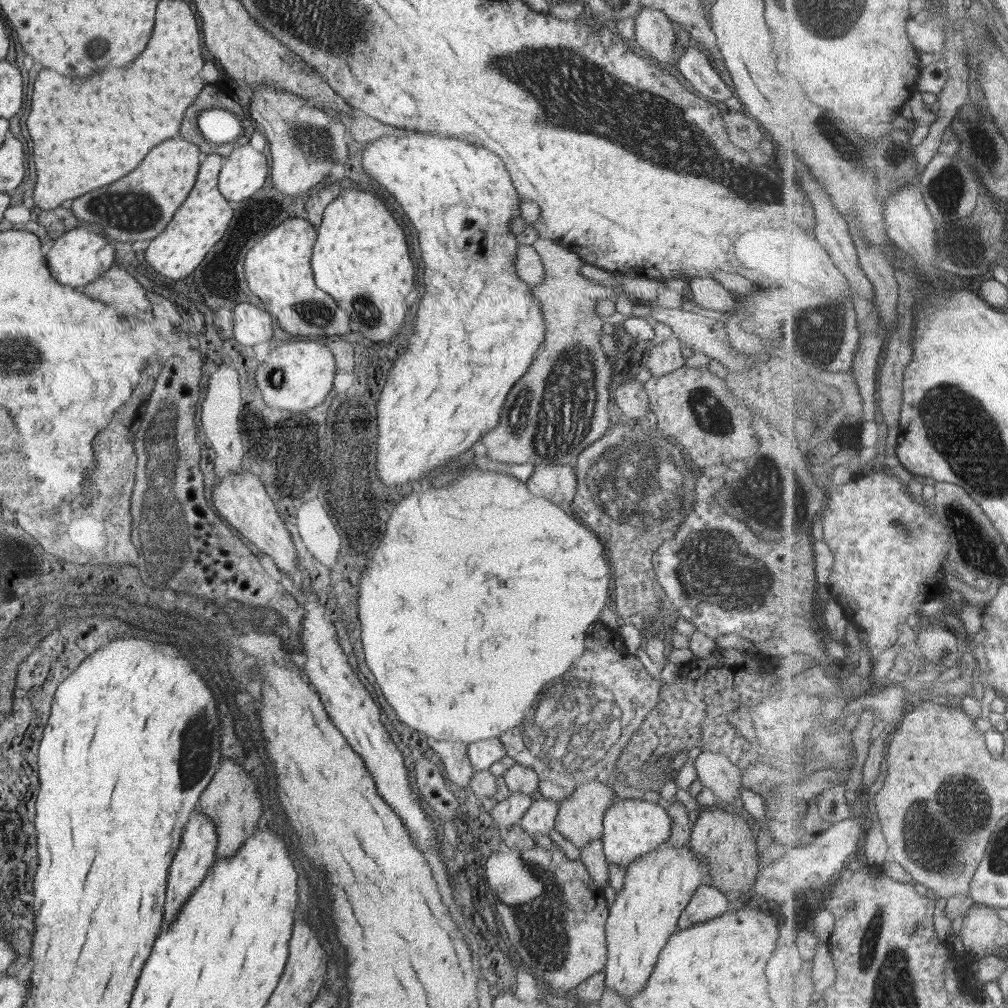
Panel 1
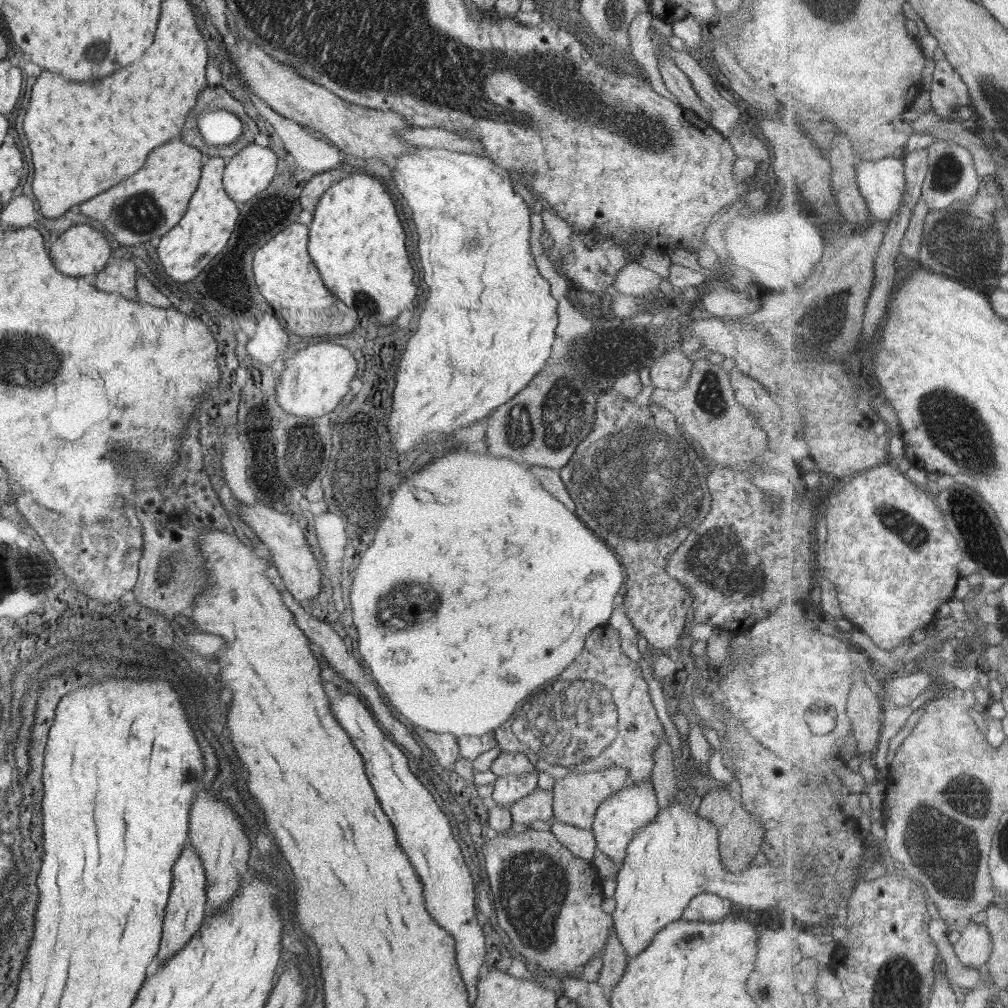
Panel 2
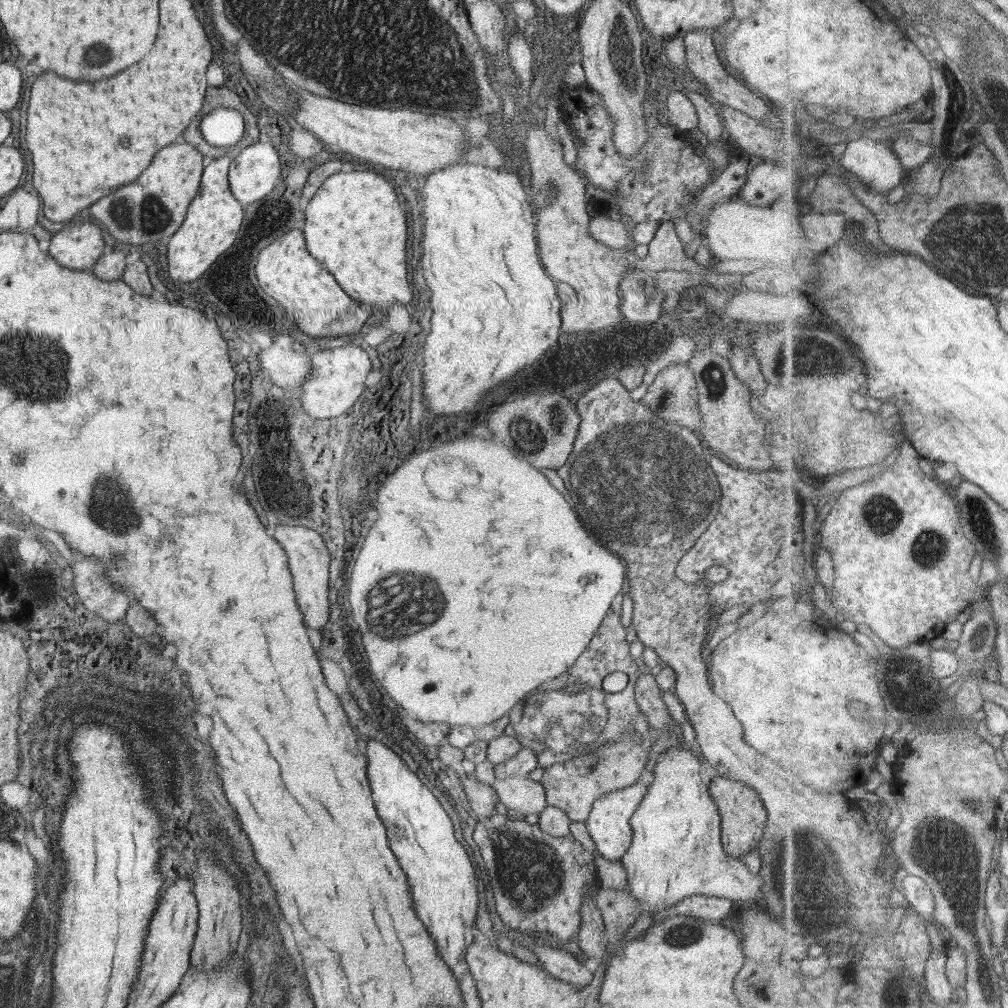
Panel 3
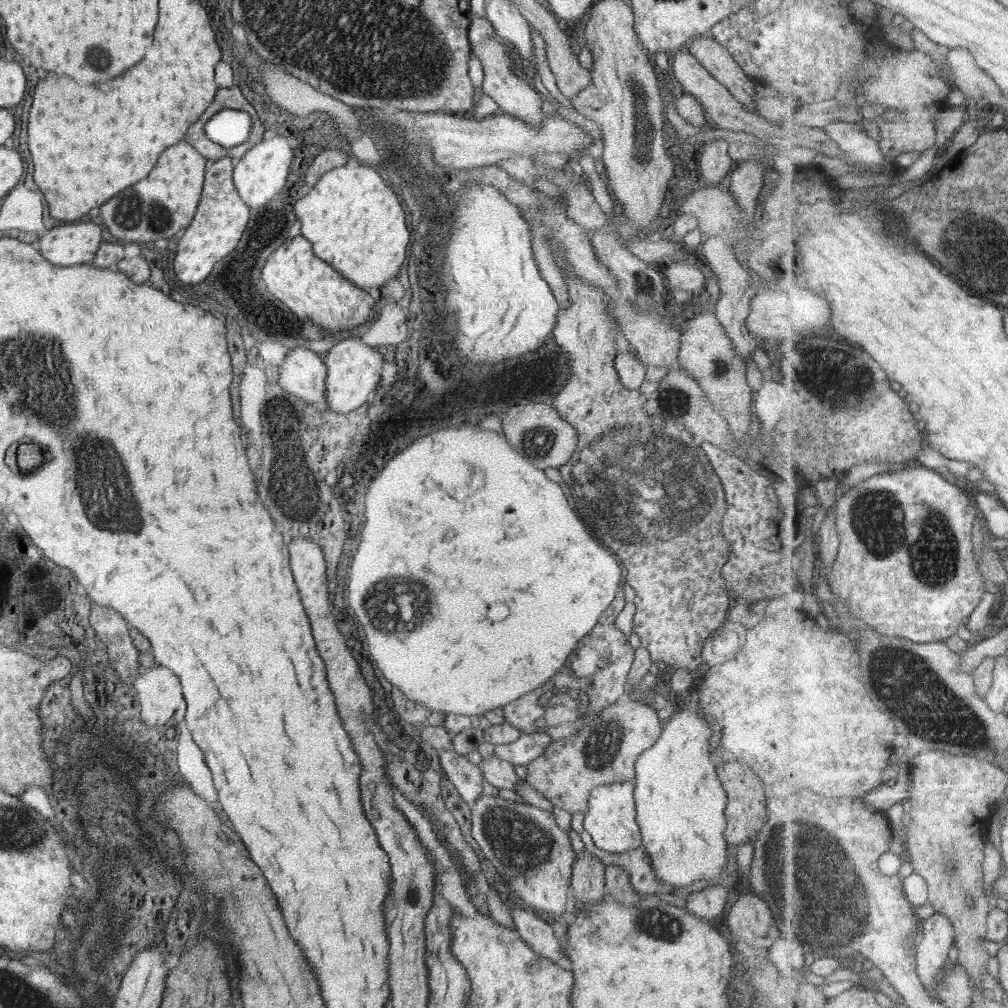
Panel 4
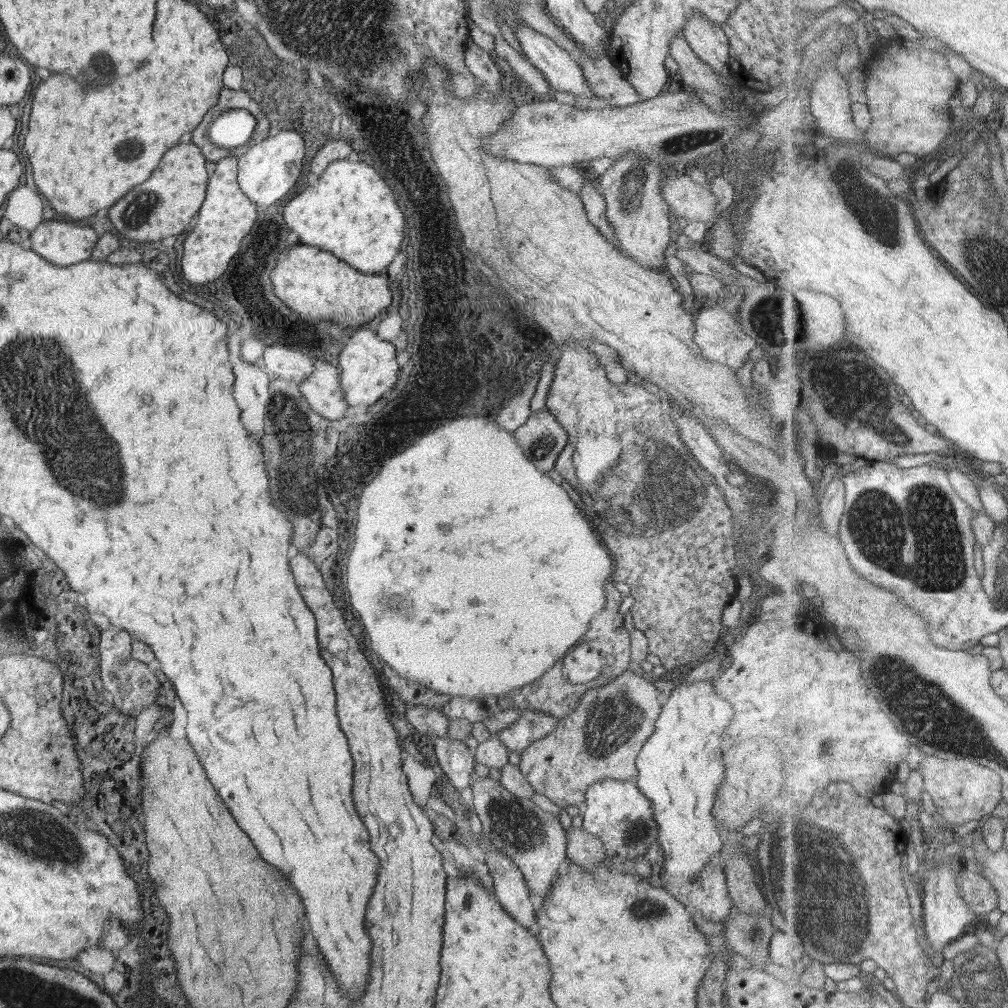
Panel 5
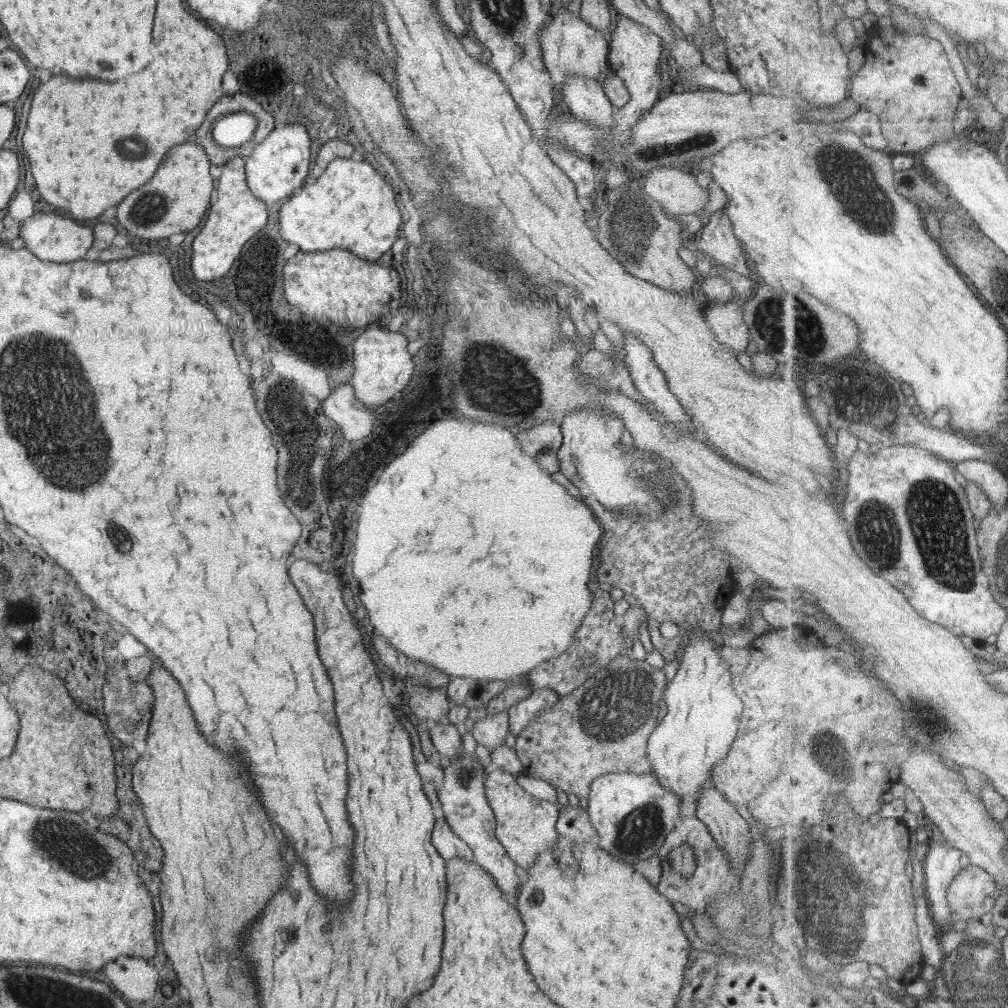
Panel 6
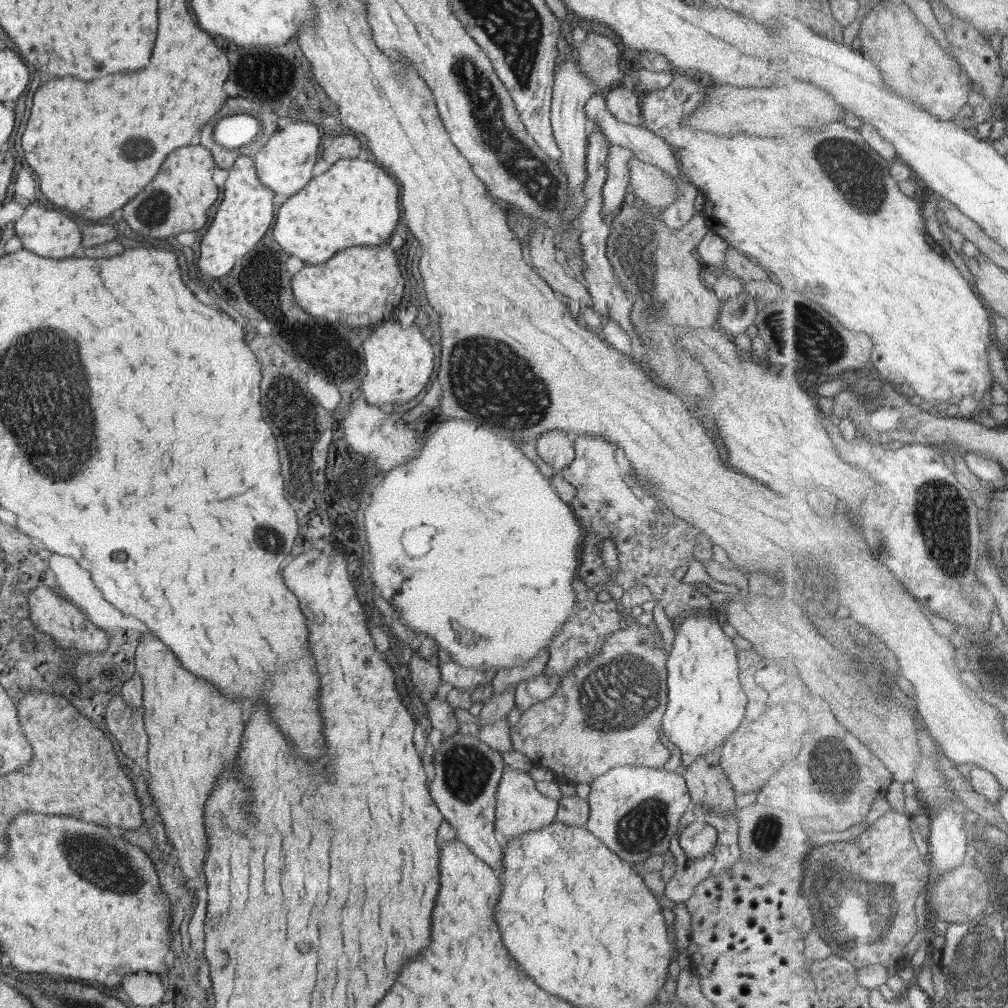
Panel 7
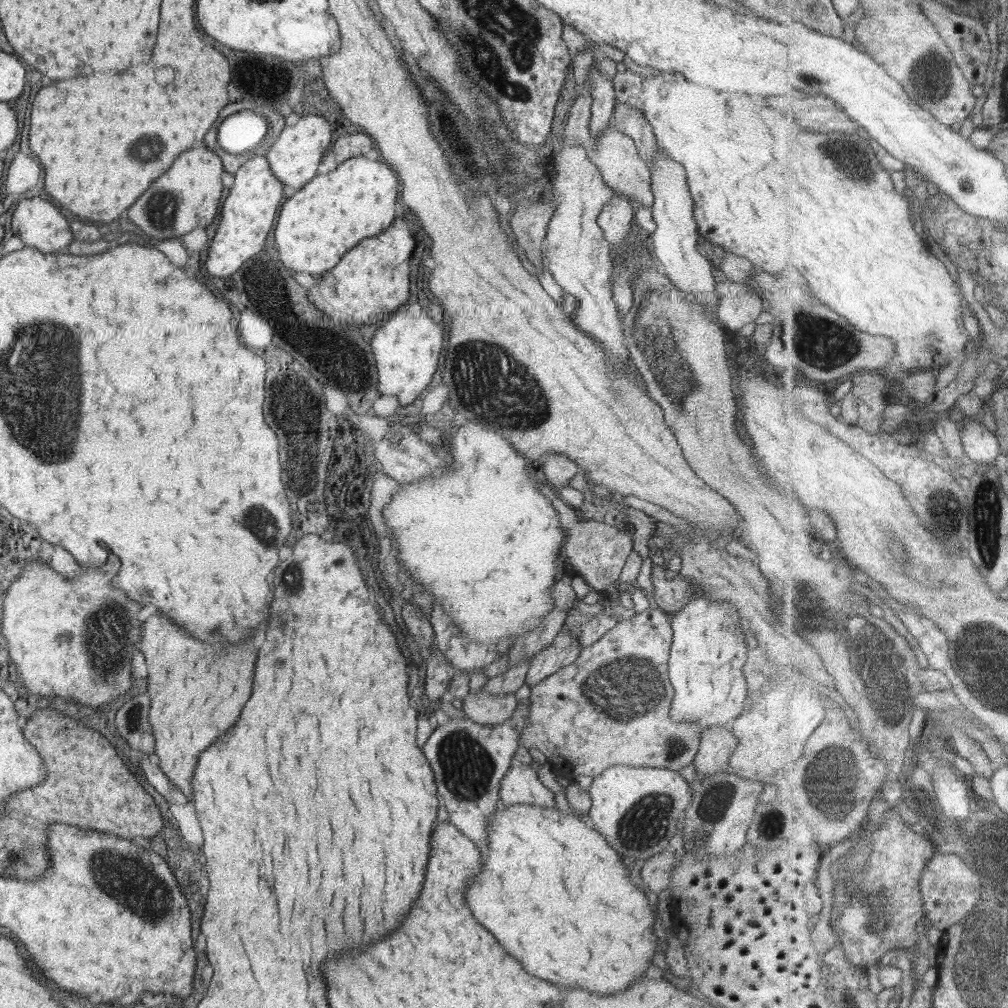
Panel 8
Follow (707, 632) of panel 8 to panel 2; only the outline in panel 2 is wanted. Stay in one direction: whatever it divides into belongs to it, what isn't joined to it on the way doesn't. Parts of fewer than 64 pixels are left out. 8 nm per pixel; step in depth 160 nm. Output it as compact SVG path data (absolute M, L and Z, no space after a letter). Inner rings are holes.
M677 794L677 801L671 801L666 809L658 809L658 813L649 821L649 824L637 829L633 840L627 844L625 858L618 864L616 886L612 897L615 900L615 909L611 911L613 929L616 937L626 952L626 960L632 959L666 924L680 919L682 911L687 907L689 900L695 895L707 893L726 898L732 905L751 906L763 910L765 914L773 914L775 918L783 917L784 913L793 914L799 904L800 893L798 885L787 885L777 882L771 876L769 868L763 868L758 861L747 871L731 874L719 862L718 840L716 828L705 817L696 812L689 812L689 797L681 801Z

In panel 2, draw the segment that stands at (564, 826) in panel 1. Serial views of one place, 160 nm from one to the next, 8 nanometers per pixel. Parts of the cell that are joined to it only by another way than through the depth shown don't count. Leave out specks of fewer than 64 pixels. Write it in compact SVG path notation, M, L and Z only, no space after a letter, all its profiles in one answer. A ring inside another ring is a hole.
M617 765L607 766L586 773L567 773L556 778L552 785L552 814L559 822L570 824L580 829L589 829L597 805L609 795L627 784L628 770Z

